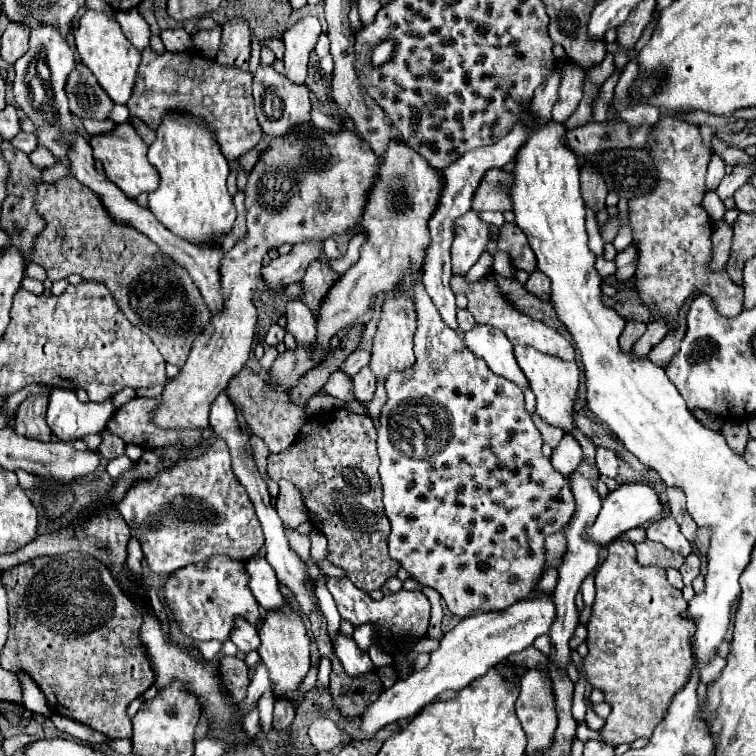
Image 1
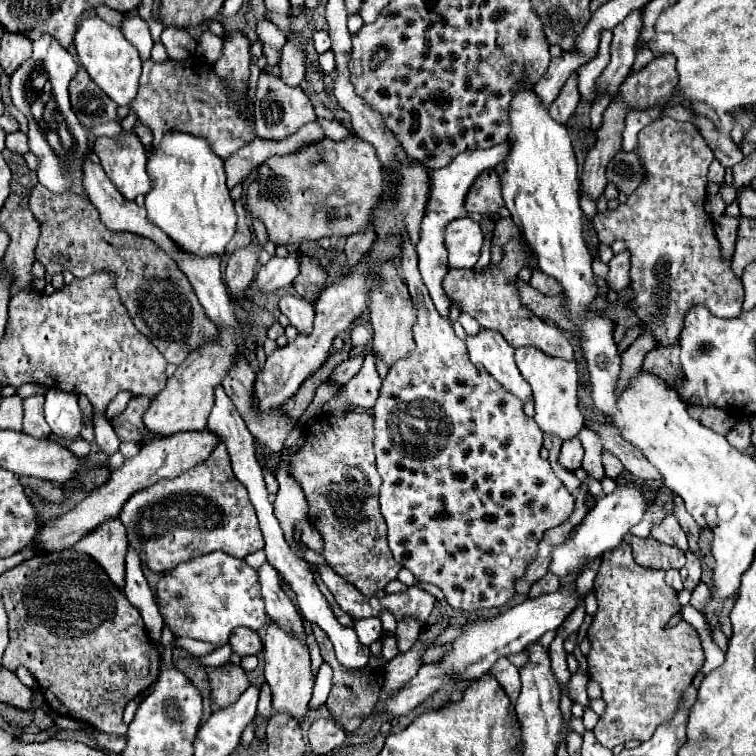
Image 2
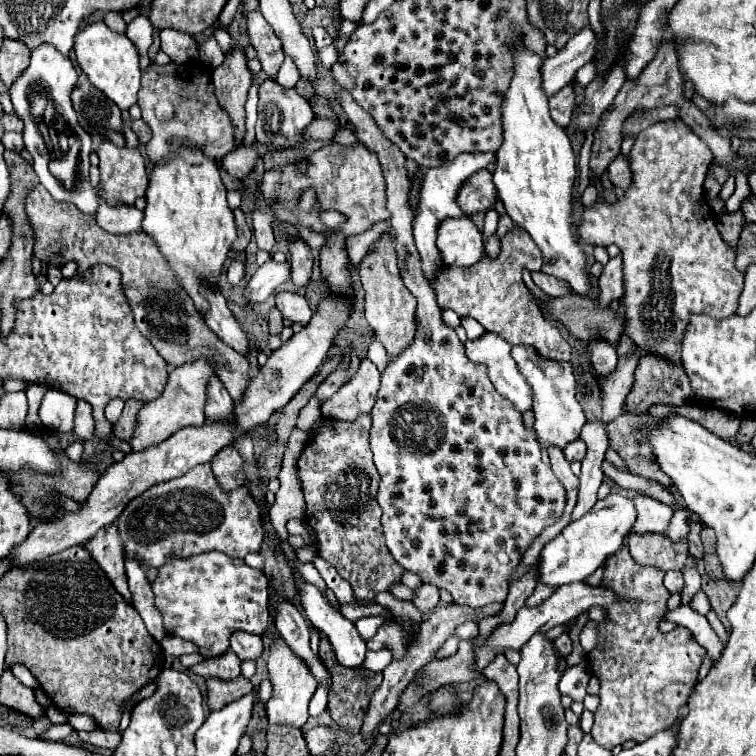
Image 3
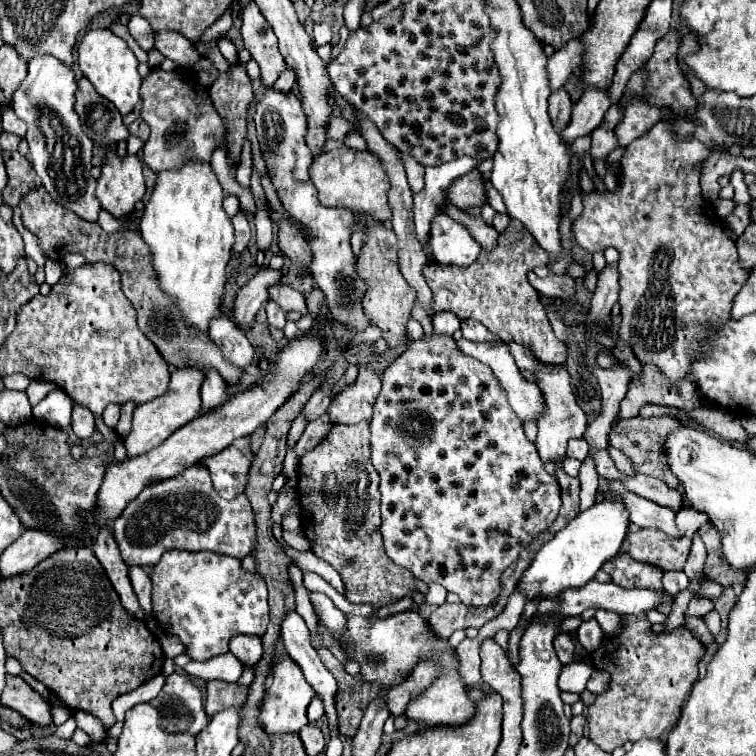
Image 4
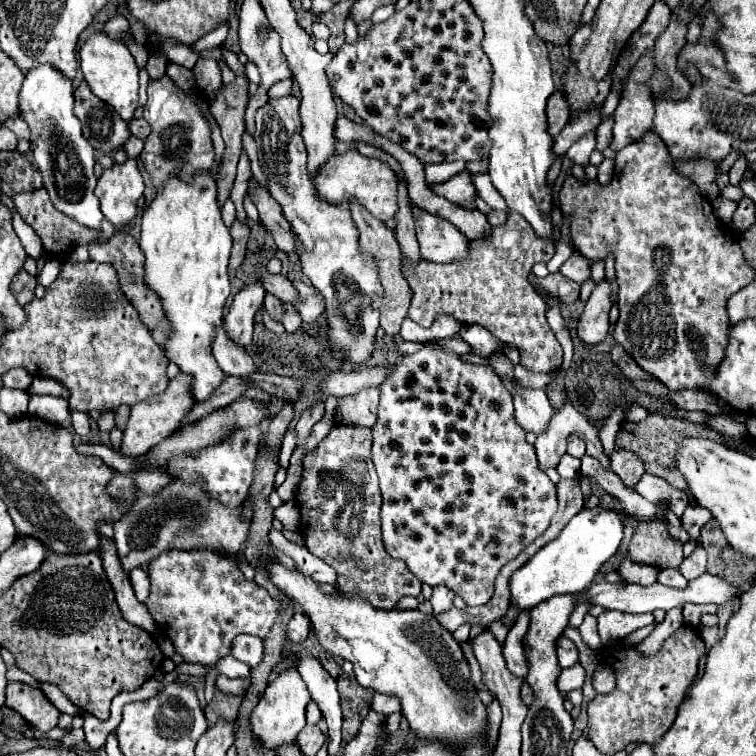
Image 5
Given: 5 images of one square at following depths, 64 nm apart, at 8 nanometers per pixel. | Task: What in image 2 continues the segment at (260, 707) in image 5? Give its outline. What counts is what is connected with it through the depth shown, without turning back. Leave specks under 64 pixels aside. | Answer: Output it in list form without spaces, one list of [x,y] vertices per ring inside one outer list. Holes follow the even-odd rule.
[[[270,620],[266,628],[266,642],[264,642],[264,658],[266,658],[266,682],[272,690],[272,716],[274,714],[288,714],[294,720],[302,720],[308,710],[308,702],[314,690],[314,674],[310,668],[308,648],[300,644],[294,636],[288,636],[278,624]]]

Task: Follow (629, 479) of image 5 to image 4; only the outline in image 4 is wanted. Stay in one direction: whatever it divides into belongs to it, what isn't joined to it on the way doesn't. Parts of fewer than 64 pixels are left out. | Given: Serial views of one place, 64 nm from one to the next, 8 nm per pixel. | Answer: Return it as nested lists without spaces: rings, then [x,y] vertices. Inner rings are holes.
[[[608,446],[608,452],[610,452],[616,468],[618,468],[624,476],[636,476],[634,464],[632,464],[632,460],[630,460],[626,454],[622,454],[620,450],[616,450],[616,448],[612,448],[612,446]]]

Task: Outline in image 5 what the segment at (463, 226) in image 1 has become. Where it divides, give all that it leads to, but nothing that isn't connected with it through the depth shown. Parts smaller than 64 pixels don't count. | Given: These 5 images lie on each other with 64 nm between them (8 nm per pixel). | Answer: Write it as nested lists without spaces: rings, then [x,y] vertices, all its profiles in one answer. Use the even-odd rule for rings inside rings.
[[[414,206],[414,226],[416,240],[420,244],[420,256],[428,262],[452,262],[464,258],[468,252],[468,238],[460,236],[452,224],[432,216],[428,212],[420,212]]]

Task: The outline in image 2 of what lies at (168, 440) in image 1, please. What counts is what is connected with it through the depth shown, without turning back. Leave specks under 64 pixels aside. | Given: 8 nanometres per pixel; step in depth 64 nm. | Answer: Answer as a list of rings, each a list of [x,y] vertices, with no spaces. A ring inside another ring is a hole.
[[[136,396],[128,402],[126,410],[110,420],[116,436],[122,440],[122,442],[138,442],[138,444],[144,444],[144,442],[152,442],[156,440],[156,436],[148,434],[144,428],[142,428],[142,414],[144,410],[148,410],[148,404],[152,400],[150,398],[144,398],[144,396]]]

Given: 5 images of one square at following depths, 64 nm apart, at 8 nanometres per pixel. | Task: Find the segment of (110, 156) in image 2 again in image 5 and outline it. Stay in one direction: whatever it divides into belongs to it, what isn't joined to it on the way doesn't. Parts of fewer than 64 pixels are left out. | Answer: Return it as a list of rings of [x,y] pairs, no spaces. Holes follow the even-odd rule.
[[[128,158],[124,164],[114,164],[104,170],[102,178],[98,178],[98,186],[94,190],[100,200],[102,214],[106,220],[114,224],[114,228],[126,228],[128,222],[136,216],[136,202],[144,192],[144,182],[136,160]]]

